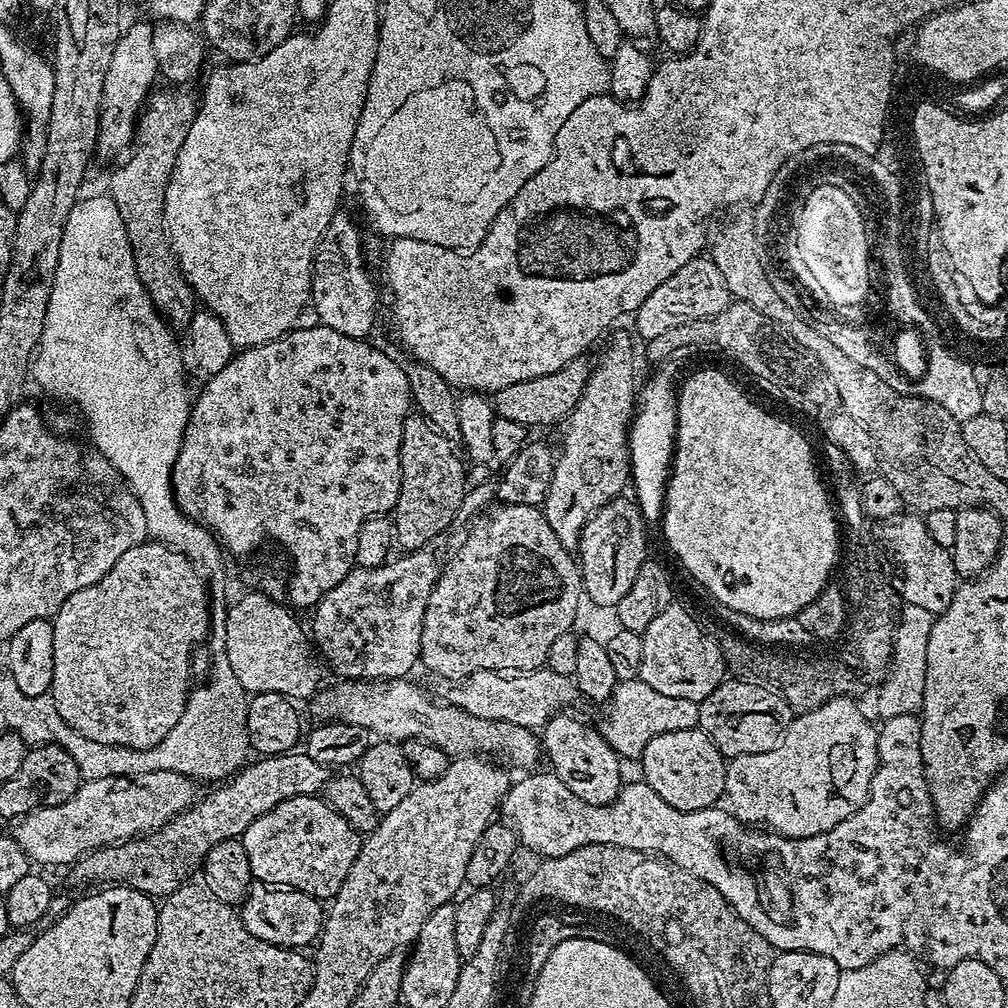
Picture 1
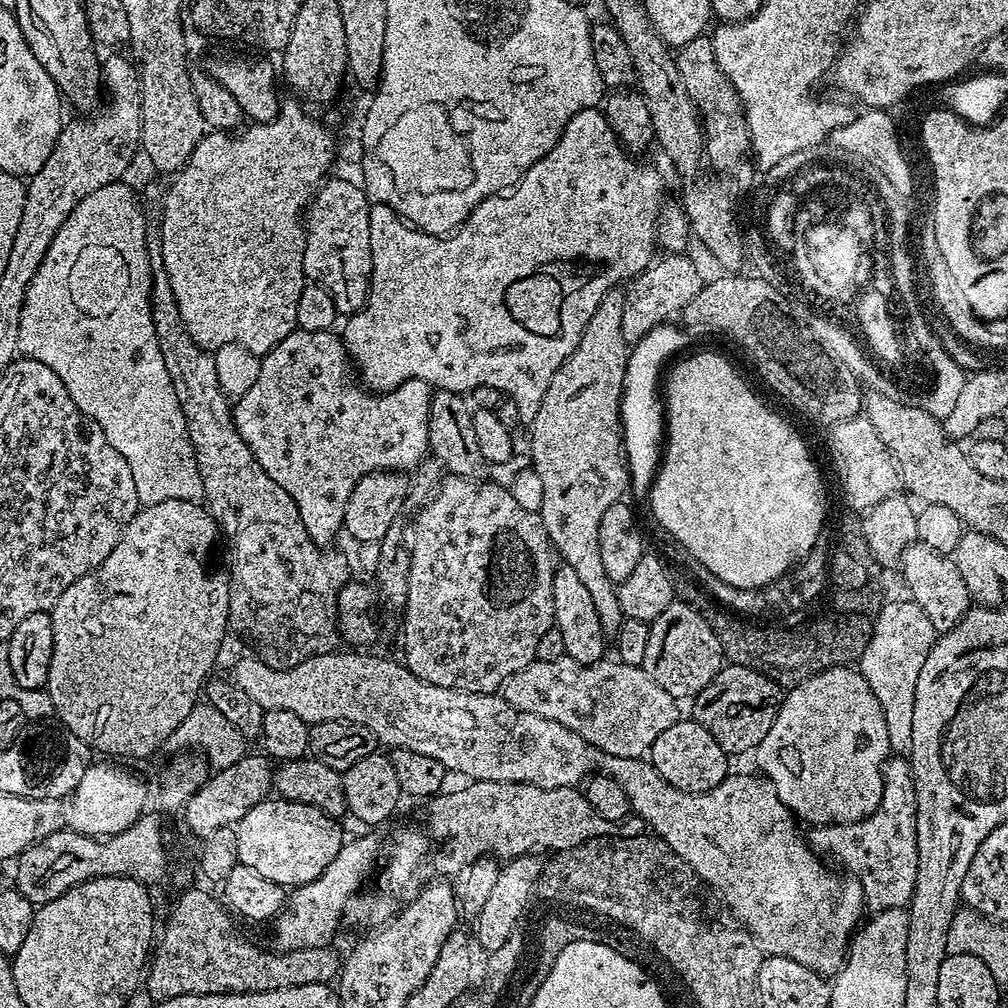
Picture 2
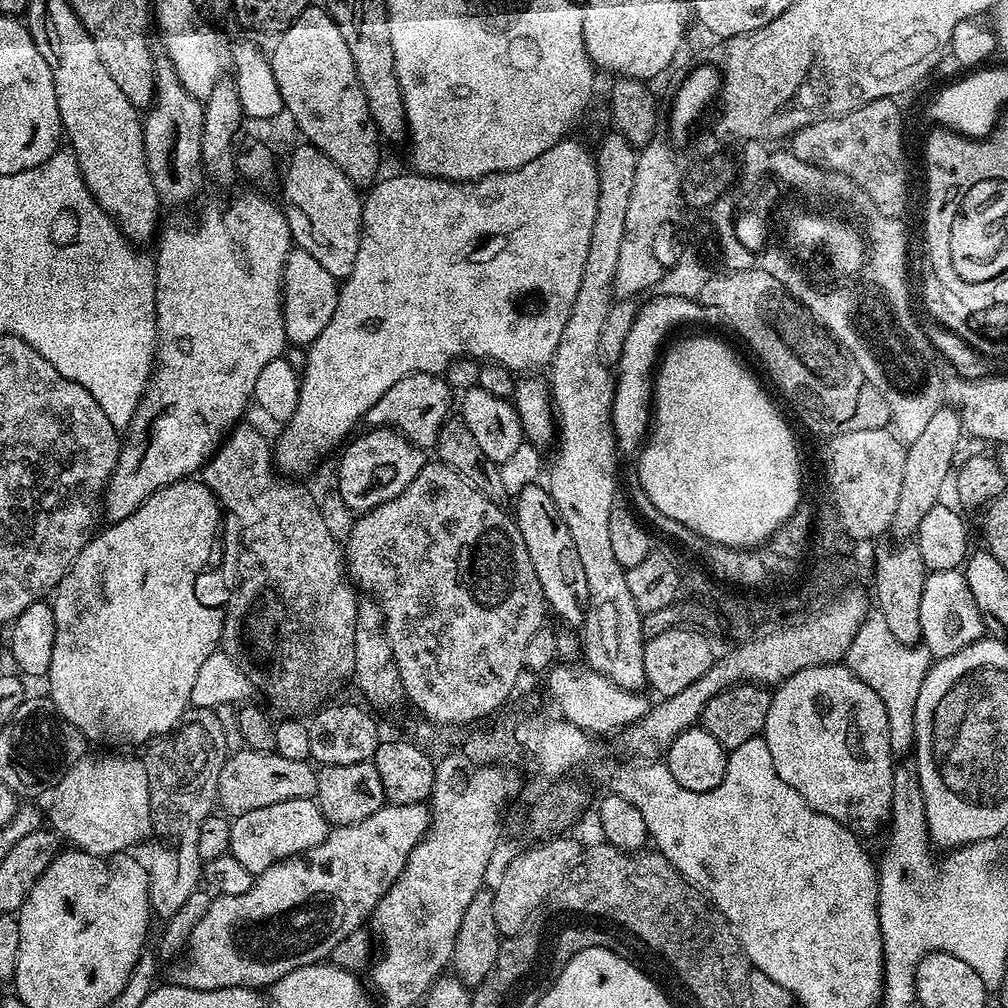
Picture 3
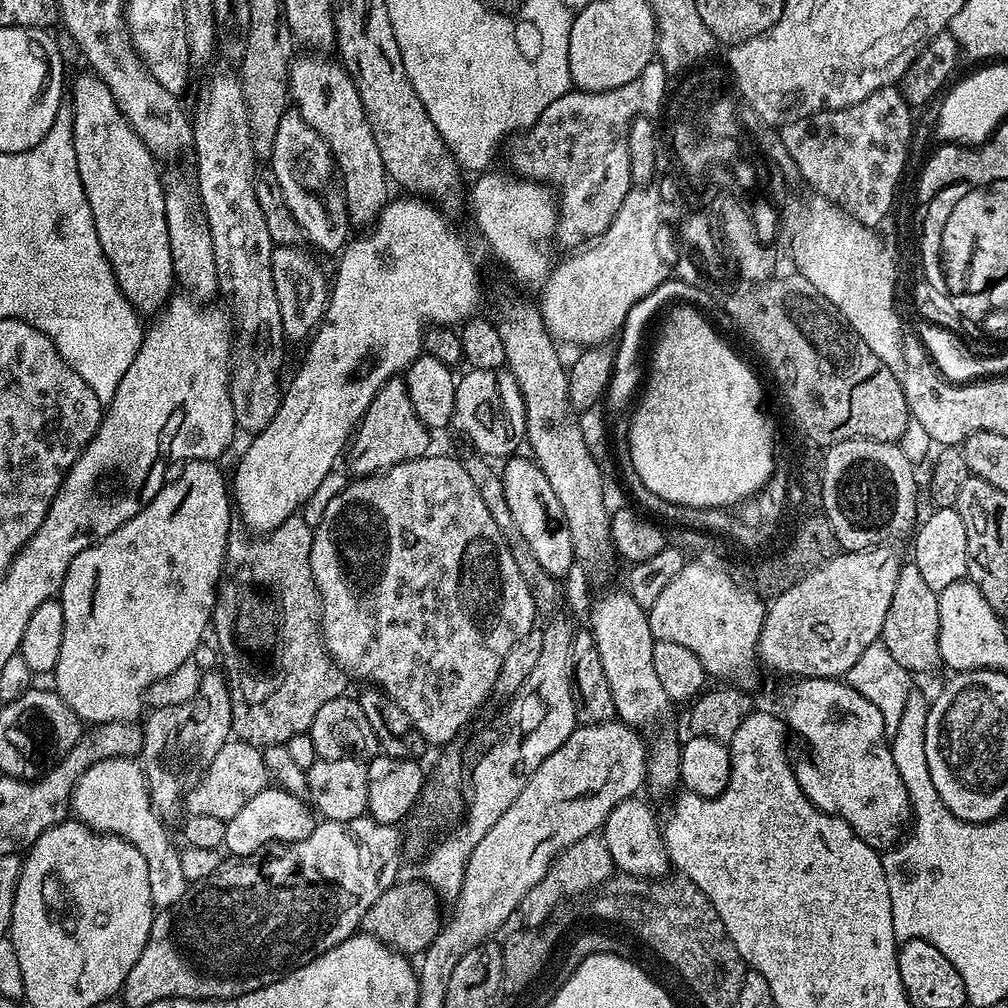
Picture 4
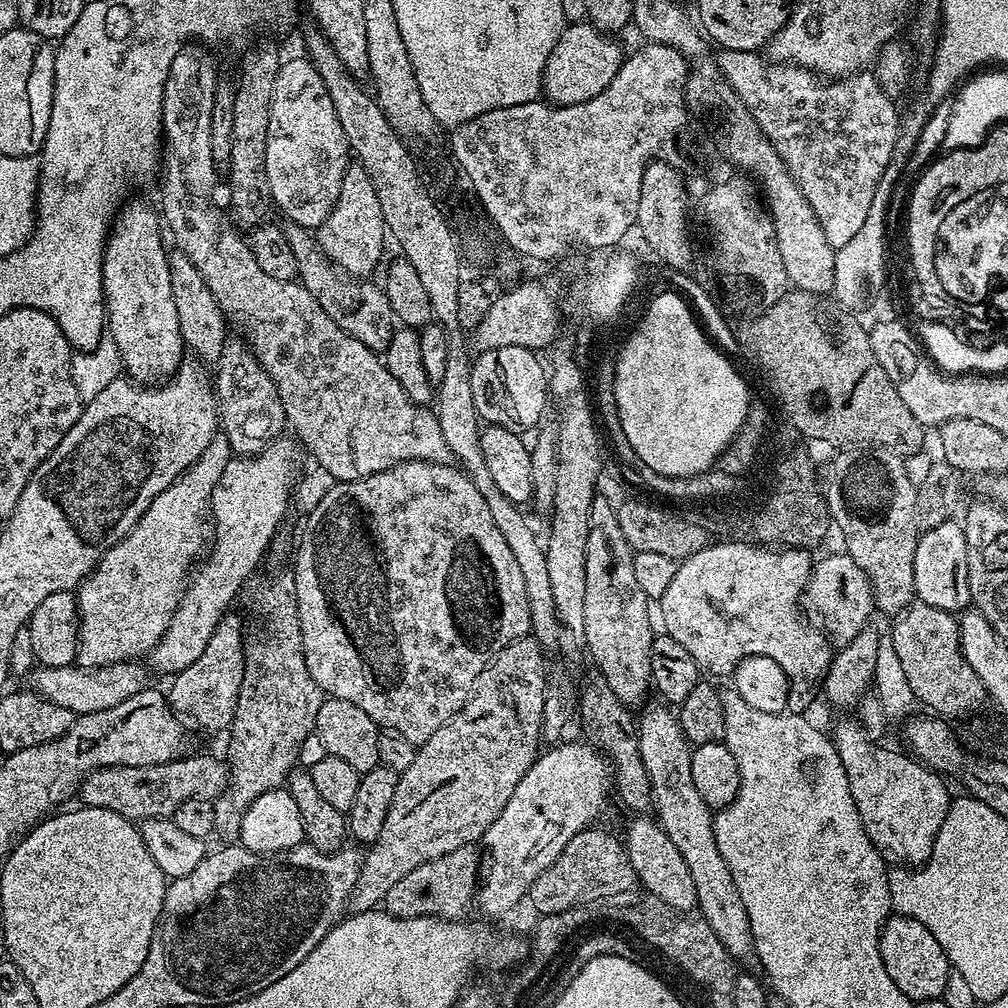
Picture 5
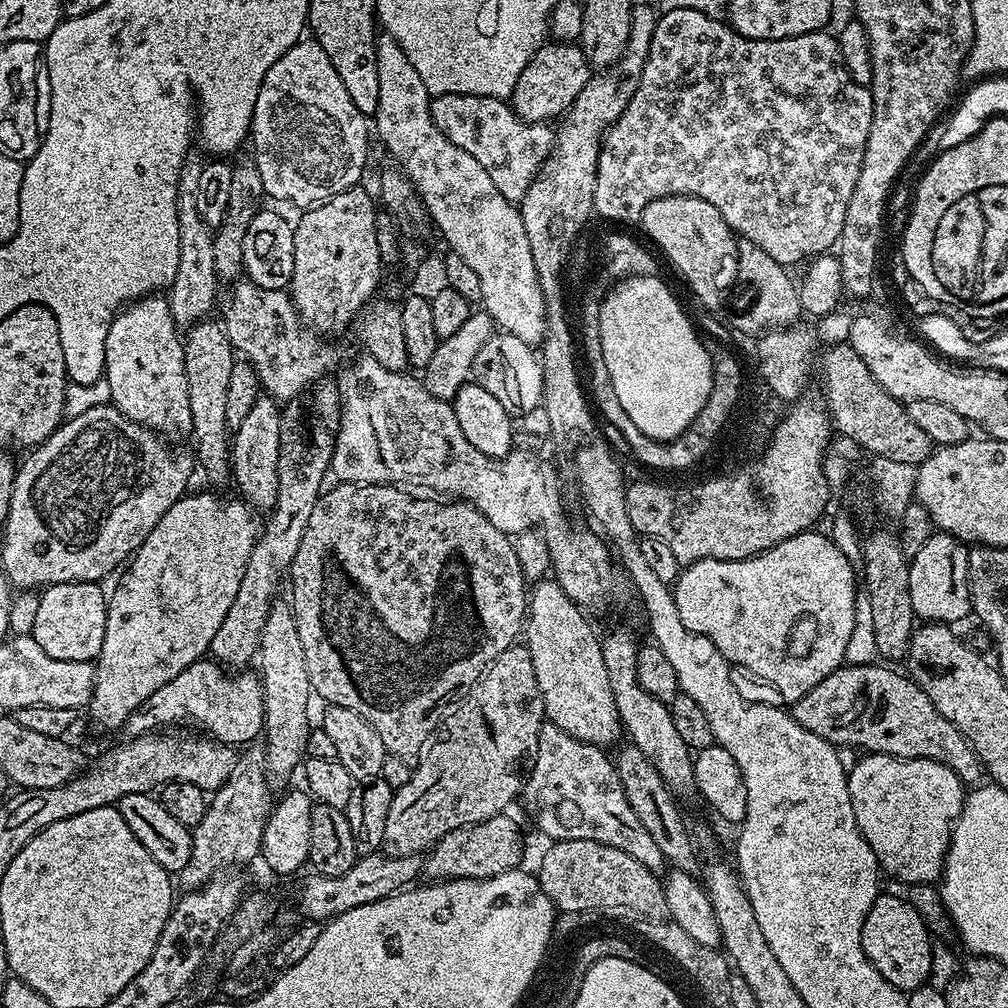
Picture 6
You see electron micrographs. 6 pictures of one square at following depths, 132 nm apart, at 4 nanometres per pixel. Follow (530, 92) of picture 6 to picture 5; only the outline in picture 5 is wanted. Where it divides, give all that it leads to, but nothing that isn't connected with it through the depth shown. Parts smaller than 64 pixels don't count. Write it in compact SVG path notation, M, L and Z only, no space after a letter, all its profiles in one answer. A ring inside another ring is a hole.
M568 24L558 38L558 46L550 50L550 58L544 67L543 99L550 104L574 106L578 102L598 98L598 94L614 82L614 74L618 74L626 59L626 52L612 40L615 39L611 35L600 32L593 24Z

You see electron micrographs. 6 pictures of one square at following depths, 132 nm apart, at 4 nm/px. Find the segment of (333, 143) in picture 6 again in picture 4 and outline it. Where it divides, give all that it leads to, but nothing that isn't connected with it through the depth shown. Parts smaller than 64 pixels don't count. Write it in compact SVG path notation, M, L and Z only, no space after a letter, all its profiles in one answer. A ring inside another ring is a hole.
M295 110L285 112L282 122L278 122L270 173L282 188L290 213L303 232L303 239L309 240L313 249L321 248L324 252L339 253L350 239L350 221L342 180L328 143Z

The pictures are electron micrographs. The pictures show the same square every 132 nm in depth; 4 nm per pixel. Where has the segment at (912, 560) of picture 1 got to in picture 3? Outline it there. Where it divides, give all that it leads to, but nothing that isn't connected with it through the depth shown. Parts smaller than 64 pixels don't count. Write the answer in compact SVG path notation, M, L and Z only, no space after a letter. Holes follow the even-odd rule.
M960 568L929 571L922 586L919 618L920 640L932 658L954 654L985 635L986 617L978 610L978 602L974 602L974 594L970 594L970 586Z

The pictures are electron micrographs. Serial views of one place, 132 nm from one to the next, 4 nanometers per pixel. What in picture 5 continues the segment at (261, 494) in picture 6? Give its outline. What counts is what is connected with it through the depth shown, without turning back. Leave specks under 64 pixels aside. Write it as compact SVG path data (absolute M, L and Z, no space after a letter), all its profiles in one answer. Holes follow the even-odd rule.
M230 338L214 365L214 391L218 405L218 424L236 456L257 456L267 444L285 431L282 398L252 349L240 338Z

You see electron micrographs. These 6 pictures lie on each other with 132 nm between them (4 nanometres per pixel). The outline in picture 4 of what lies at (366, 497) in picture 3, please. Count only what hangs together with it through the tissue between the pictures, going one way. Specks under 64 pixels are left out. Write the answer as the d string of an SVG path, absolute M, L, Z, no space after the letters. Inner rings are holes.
M399 375L391 376L370 402L346 449L351 475L356 478L374 476L407 460L429 455L428 436L429 429L418 418L414 402L410 402L406 382Z

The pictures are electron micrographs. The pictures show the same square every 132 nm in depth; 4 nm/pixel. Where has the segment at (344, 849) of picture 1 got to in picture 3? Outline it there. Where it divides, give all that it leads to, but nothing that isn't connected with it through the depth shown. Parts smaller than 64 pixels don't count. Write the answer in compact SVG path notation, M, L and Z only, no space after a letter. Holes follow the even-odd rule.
M315 799L274 802L274 806L262 806L262 810L250 810L232 820L228 850L231 856L238 858L238 862L242 862L242 866L246 866L246 870L250 870L253 874L259 874L278 862L289 860L291 856L304 855L311 848L323 842L329 831L328 820L322 814L322 810Z

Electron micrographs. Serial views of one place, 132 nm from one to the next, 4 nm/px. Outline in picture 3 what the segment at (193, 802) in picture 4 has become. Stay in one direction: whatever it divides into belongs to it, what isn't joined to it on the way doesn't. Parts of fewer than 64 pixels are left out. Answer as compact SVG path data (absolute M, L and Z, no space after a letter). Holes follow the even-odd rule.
M244 748L233 751L224 764L218 782L218 804L229 817L235 818L250 810L262 810L262 806L274 806L274 802L311 800L317 783L317 769L308 760L294 762L282 758L276 751L255 752Z

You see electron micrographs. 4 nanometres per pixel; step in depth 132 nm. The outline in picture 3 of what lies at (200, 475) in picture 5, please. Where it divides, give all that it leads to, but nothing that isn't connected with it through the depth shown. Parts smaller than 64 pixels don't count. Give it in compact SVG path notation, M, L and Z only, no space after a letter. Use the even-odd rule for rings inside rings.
M181 478L165 488L159 488L146 502L134 510L126 518L109 523L109 528L104 528L95 533L88 545L74 558L70 570L62 577L54 589L50 603L54 610L54 658L50 658L50 670L46 677L48 689L46 695L54 702L54 706L62 714L70 726L74 726L84 735L85 741L96 744L109 744L112 750L128 750L131 744L147 745L158 736L167 736L181 720L185 719L190 708L190 690L194 690L194 681L198 670L220 648L220 635L224 625L224 614L219 607L209 605L203 608L193 599L192 582L197 569L204 564L204 559L209 556L209 545L218 535L222 527L222 509L216 495L205 486L200 478Z

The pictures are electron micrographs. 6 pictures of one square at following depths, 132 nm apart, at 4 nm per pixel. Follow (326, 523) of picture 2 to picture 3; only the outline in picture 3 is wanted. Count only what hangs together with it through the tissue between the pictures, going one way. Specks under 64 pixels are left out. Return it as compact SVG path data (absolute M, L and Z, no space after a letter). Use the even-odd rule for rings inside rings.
M410 374L402 378L402 382L394 382L378 402L369 410L367 423L372 426L395 428L402 433L411 444L425 450L435 449L436 436L445 420L449 419L448 407L452 404L453 389L448 387L448 381L443 375Z

